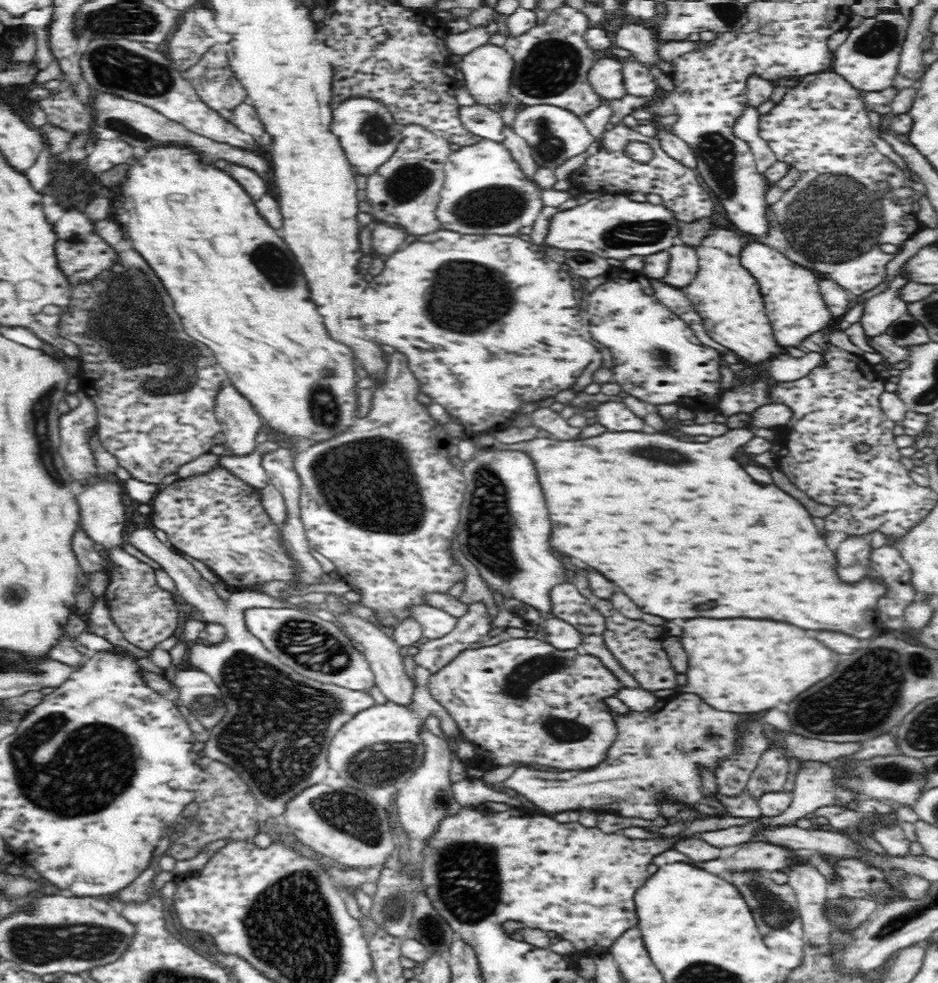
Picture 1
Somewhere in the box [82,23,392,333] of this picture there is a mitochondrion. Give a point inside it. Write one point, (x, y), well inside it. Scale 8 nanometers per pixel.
(120, 66)

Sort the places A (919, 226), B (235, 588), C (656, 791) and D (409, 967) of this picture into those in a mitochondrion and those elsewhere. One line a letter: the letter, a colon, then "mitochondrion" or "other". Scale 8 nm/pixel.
A: other
B: other
C: mitochondrion
D: other

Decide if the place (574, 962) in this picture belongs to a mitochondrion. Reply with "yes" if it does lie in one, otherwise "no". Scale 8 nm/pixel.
no

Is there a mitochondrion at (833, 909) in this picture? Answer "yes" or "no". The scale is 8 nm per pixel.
yes

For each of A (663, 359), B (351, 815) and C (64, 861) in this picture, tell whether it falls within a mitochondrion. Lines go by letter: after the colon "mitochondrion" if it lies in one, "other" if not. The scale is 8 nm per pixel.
A: mitochondrion
B: mitochondrion
C: other

